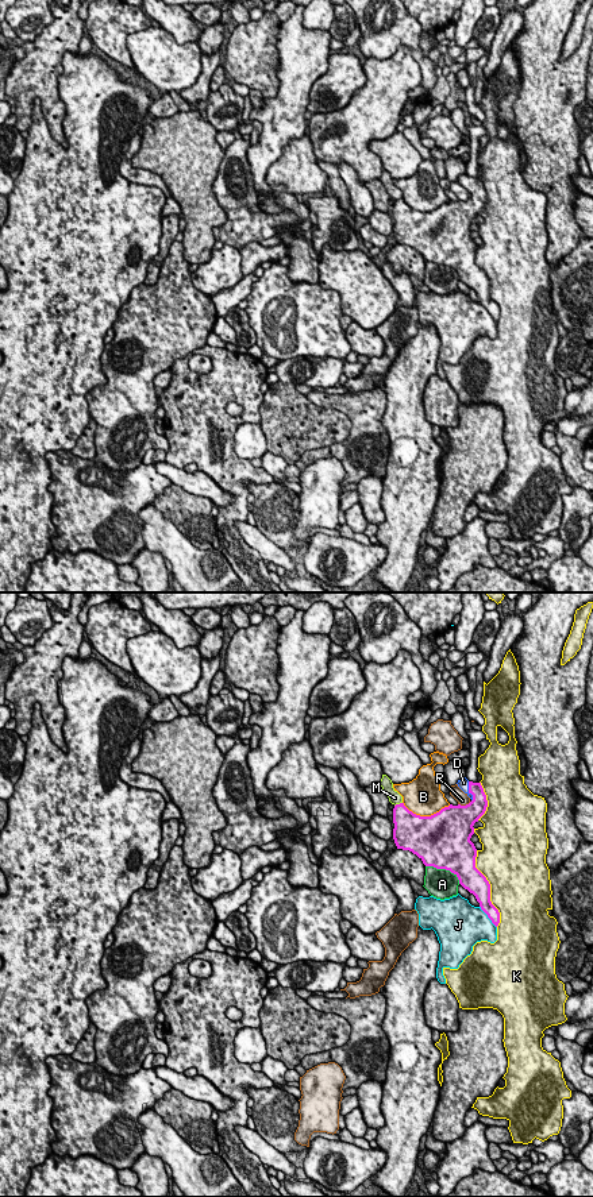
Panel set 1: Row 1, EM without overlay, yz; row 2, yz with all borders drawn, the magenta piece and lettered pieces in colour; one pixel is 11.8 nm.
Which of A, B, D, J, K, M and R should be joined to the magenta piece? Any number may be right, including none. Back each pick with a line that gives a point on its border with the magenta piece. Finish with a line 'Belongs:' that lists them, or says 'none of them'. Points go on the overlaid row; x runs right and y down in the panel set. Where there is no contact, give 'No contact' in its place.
D: Touches magenta at yz (469, 791)
Belongs: D

